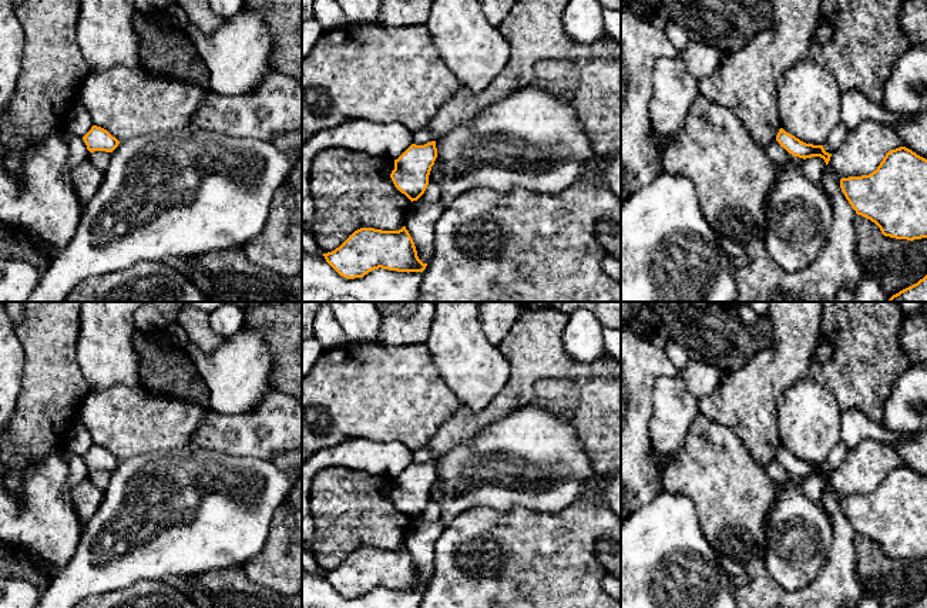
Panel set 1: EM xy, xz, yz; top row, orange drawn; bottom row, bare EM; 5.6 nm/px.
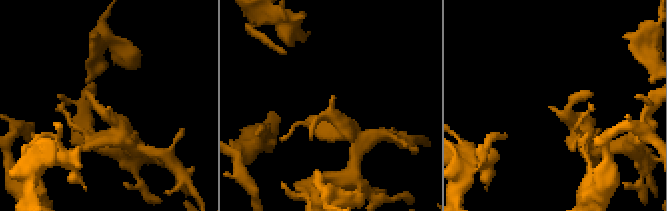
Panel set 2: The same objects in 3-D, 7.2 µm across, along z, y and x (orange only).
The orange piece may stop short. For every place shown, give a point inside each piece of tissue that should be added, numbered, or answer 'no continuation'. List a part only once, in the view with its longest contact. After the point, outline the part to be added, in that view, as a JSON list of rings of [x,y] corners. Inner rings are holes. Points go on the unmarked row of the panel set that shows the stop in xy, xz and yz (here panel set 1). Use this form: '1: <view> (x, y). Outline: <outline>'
no continuation

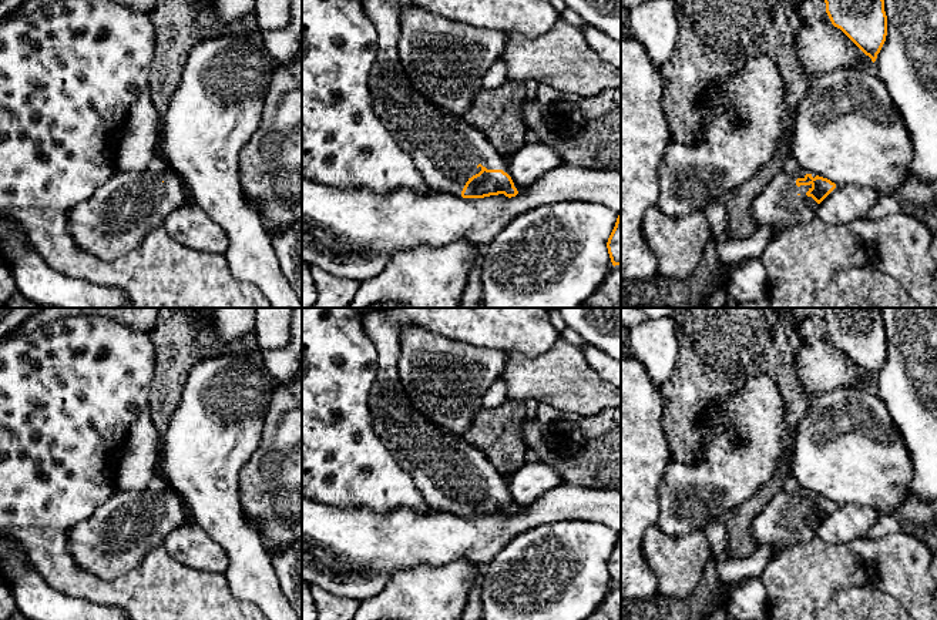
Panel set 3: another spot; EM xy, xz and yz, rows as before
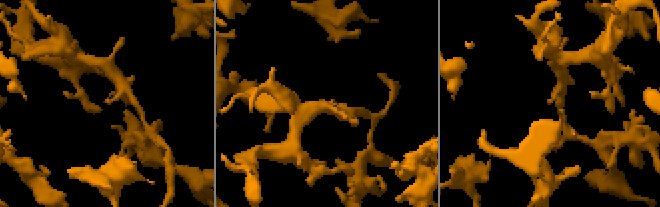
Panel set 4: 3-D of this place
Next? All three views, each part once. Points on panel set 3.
1: xz (446, 468). Outline: [[[382,308],[376,312],[367,312],[360,315],[360,322],[363,324],[365,332],[373,342],[376,351],[377,351],[377,376],[372,385],[370,395],[369,395],[369,403],[370,403],[370,410],[373,416],[373,425],[377,438],[382,440],[382,443],[389,449],[389,452],[393,455],[396,462],[400,465],[400,467],[406,472],[410,473],[416,487],[422,492],[422,496],[424,502],[427,503],[429,509],[433,510],[444,510],[444,512],[453,512],[456,515],[461,515],[461,510],[466,505],[466,502],[476,493],[481,490],[483,486],[487,489],[503,489],[504,492],[508,492],[508,479],[501,475],[491,463],[490,460],[480,452],[476,446],[468,443],[464,436],[457,436],[451,435],[440,428],[437,428],[434,423],[427,420],[410,402],[410,399],[406,396],[404,389],[400,382],[400,375],[397,371],[397,361],[402,352],[402,329],[406,326],[420,326],[424,329],[429,329],[434,334],[437,334],[441,338],[447,338],[451,341],[461,341],[464,343],[471,343],[474,346],[487,346],[487,348],[494,348],[494,349],[503,349],[507,353],[508,352],[518,352],[527,356],[538,356],[548,351],[560,338],[560,332],[551,325],[550,322],[550,309],[548,308]]]

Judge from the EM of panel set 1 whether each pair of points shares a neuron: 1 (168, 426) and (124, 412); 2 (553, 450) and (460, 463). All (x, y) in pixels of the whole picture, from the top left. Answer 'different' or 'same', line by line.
1: same
2: same

